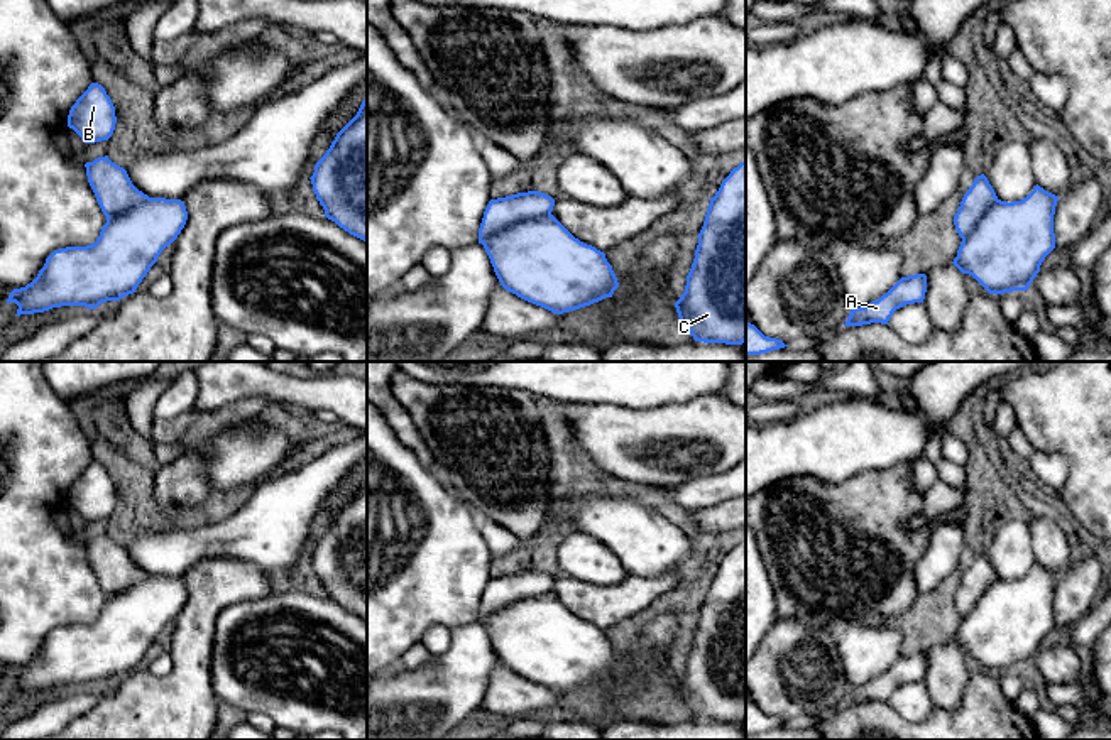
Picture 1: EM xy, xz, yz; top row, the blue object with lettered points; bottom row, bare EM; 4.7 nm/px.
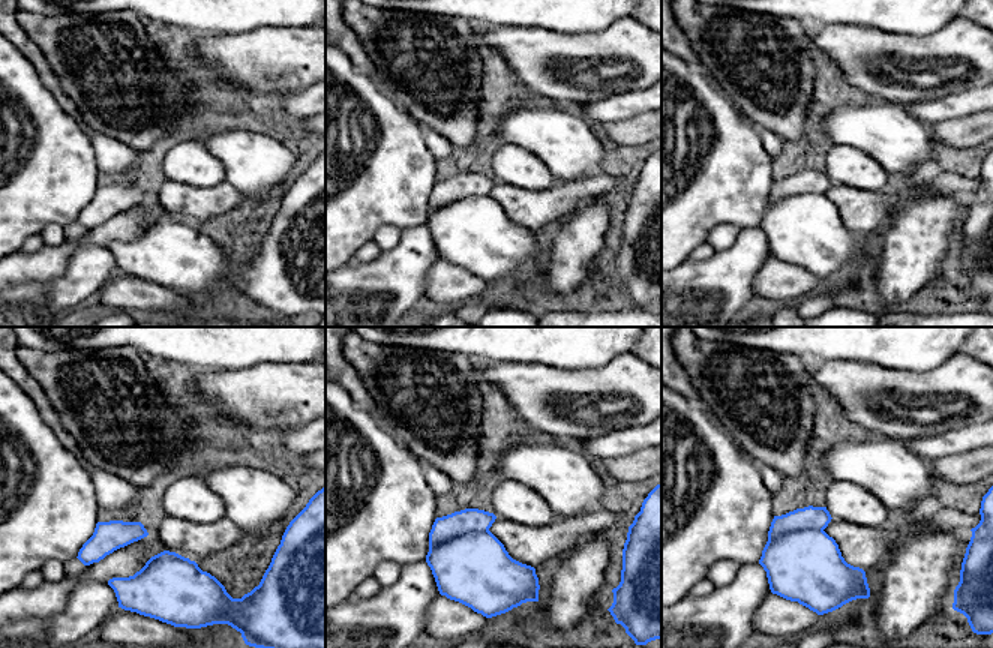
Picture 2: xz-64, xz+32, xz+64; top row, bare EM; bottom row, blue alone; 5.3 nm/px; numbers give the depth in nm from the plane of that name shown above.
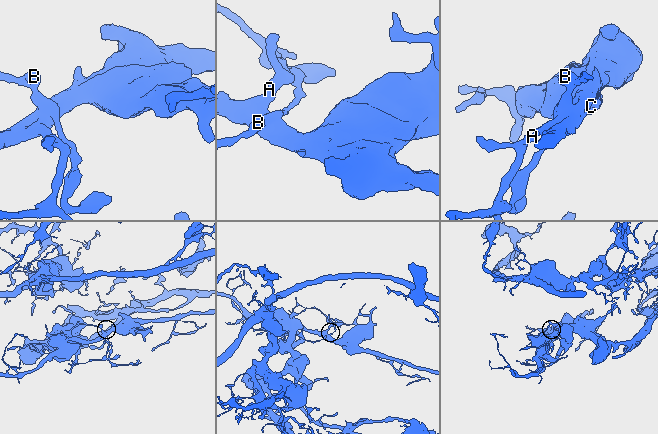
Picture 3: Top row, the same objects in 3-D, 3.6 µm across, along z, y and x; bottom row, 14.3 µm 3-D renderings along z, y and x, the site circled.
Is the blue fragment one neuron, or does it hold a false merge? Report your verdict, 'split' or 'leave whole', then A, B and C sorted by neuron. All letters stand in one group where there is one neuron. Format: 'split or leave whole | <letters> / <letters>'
split | A C / B

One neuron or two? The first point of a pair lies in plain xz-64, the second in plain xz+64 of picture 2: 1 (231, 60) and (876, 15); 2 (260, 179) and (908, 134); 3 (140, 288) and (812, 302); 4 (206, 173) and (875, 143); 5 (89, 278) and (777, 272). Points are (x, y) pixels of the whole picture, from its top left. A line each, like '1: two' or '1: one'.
1: two
2: one
3: two
4: two
5: two

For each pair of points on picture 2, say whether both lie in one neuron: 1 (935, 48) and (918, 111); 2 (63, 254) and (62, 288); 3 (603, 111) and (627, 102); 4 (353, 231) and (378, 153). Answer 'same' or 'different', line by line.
1: different
2: different
3: same
4: same

